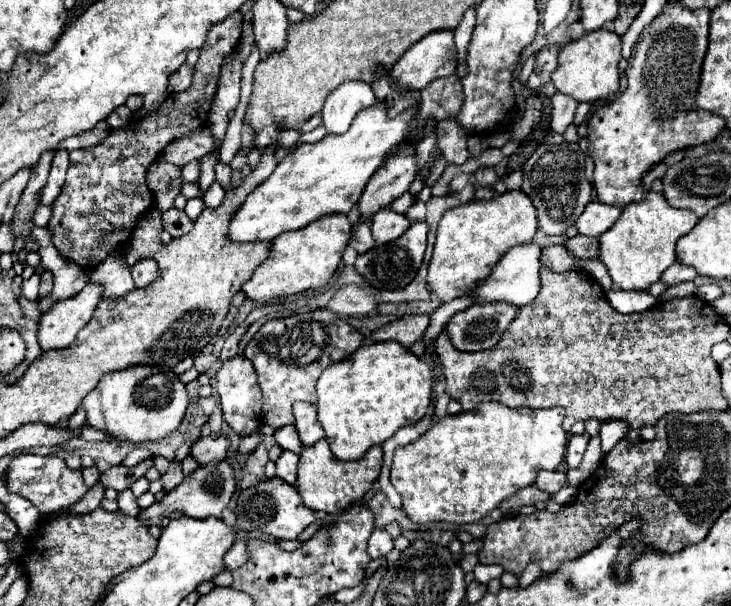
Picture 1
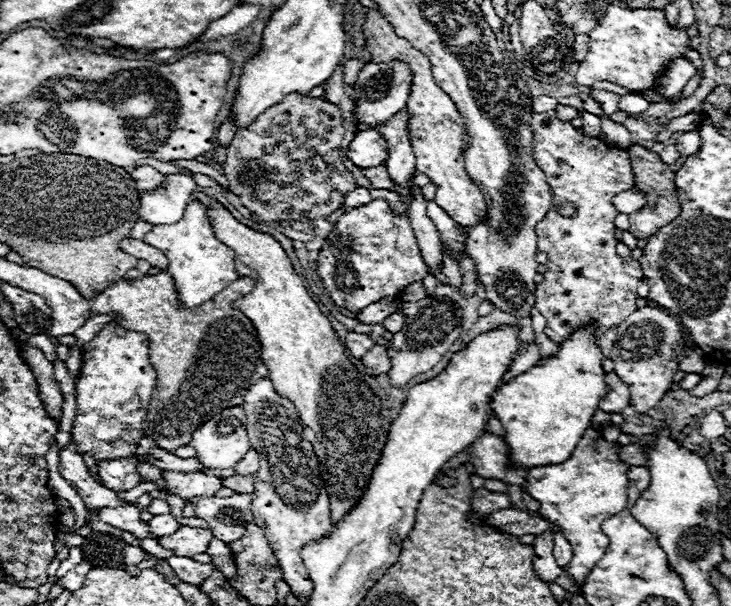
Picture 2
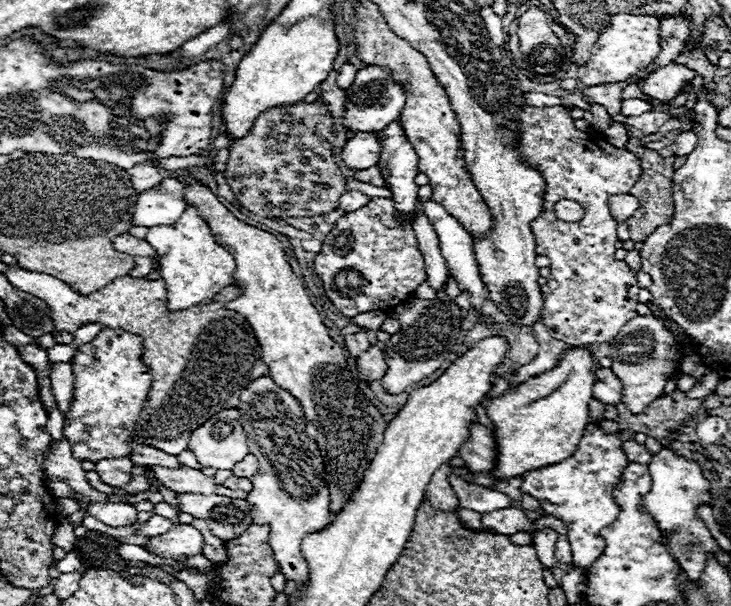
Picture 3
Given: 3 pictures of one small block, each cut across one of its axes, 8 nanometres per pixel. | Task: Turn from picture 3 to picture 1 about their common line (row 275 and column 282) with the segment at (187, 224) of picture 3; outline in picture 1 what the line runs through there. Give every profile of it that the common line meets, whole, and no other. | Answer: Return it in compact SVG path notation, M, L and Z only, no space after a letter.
M374 104L370 108L364 108L354 118L346 134L330 134L314 144L298 144L298 148L276 166L270 178L248 194L246 202L230 220L228 240L272 240L282 232L304 228L320 216L334 212L348 214L358 204L370 176L382 164L384 156L400 142L418 138L418 128L408 128L414 114L416 110L402 112L396 118L388 118L386 108L382 104Z

